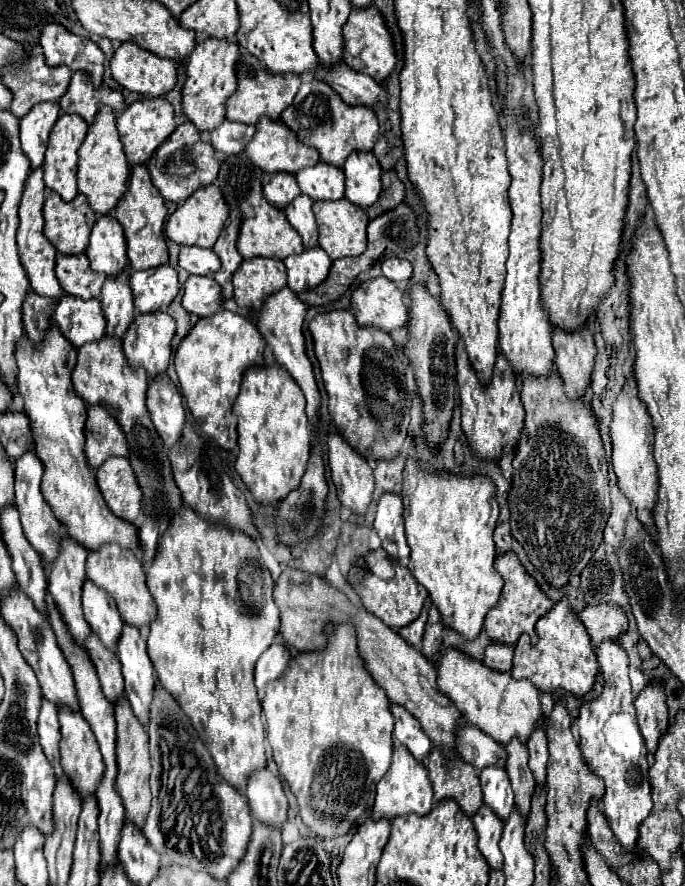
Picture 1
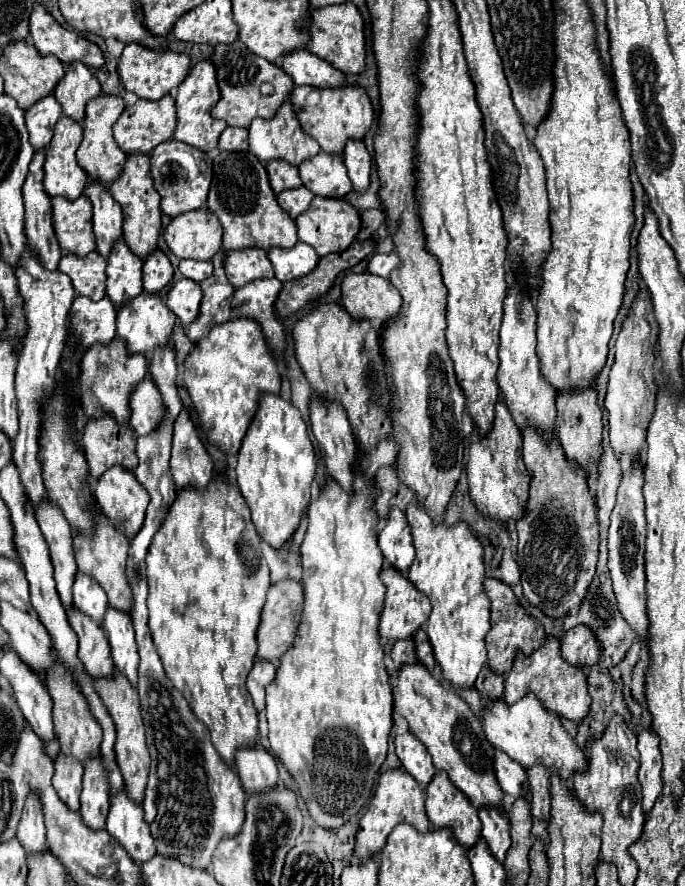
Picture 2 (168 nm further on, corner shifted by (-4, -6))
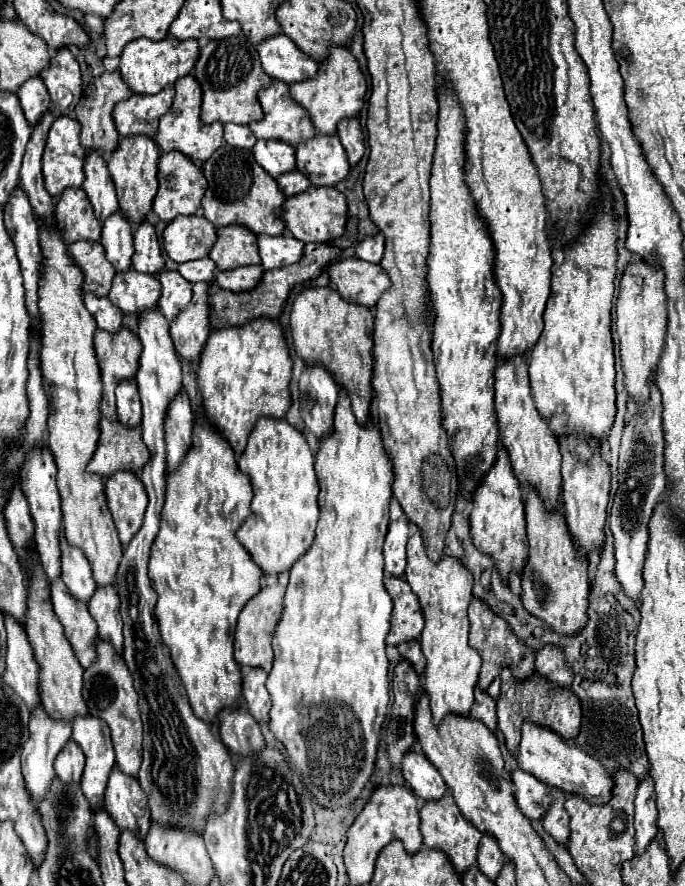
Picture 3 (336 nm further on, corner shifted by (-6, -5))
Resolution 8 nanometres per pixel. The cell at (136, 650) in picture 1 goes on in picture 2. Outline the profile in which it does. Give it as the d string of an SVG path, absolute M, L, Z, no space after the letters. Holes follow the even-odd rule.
M110 608L104 618L104 630L110 640L116 670L124 674L134 688L138 688L140 656L138 656L138 644L136 644L134 626L132 626L130 616Z

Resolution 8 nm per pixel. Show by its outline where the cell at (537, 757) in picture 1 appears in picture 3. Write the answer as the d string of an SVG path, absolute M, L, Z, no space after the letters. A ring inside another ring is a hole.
M550 789L552 793L552 809L548 811L548 815L542 819L542 825L544 829L554 837L556 843L560 845L566 845L568 841L568 835L570 835L570 829L568 829L568 813L562 809L564 807L564 793L560 789Z

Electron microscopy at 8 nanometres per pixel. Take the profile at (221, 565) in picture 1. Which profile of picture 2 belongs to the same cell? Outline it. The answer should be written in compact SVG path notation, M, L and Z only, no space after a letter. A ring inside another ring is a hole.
M216 476L214 482L206 488L206 490L182 490L178 492L178 498L174 500L174 504L170 506L168 510L168 516L162 524L162 528L158 530L158 534L154 536L154 542L150 544L150 554L146 556L146 564L148 564L148 610L150 610L150 632L152 632L152 638L154 638L154 644L156 644L156 650L162 658L162 664L164 664L164 670L166 670L166 676L172 680L174 688L178 692L182 692L182 696L188 700L194 716L204 722L212 734L212 744L214 748L218 750L218 754L222 756L222 760L228 764L228 766L234 766L236 762L236 768L238 768L238 776L240 776L240 782L242 782L242 788L246 794L260 794L260 792L270 792L270 790L276 790L278 788L278 768L276 768L276 760L274 756L264 750L260 744L256 746L256 740L258 740L258 710L254 708L254 702L246 690L246 676L248 672L252 670L254 666L254 660L256 660L256 654L258 654L258 638L256 638L256 632L258 632L258 626L260 626L260 618L262 618L262 608L264 608L264 602L266 602L266 594L270 590L270 570L268 570L268 564L260 552L260 536L252 524L252 518L250 518L250 510L242 498L242 494L238 492L236 486L228 484L224 480L224 476Z

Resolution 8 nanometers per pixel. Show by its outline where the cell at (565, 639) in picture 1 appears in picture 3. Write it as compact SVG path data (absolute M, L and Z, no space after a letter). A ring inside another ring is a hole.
M502 669L500 673L502 687L500 695L496 699L496 713L498 713L498 729L504 733L506 749L510 755L516 757L518 743L520 743L520 727L524 721L530 721L534 725L546 727L554 733L558 733L564 741L570 741L578 735L580 721L582 721L582 709L576 697L572 697L570 689L552 689L552 685L544 685L540 677L530 677L528 681L514 681L512 673L508 669Z

